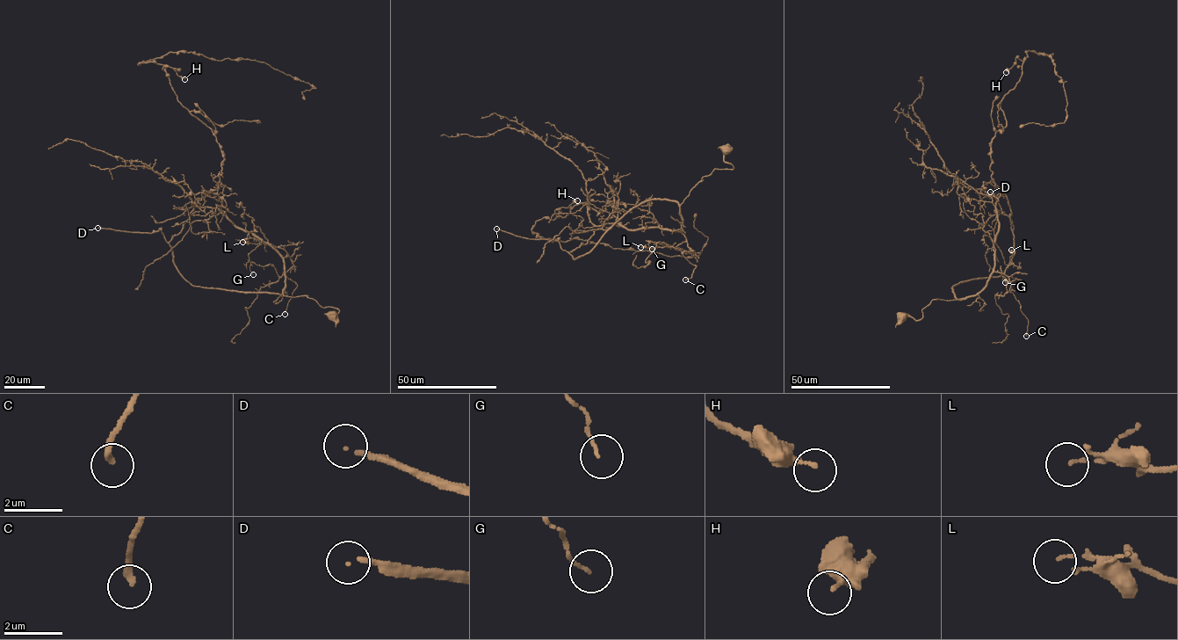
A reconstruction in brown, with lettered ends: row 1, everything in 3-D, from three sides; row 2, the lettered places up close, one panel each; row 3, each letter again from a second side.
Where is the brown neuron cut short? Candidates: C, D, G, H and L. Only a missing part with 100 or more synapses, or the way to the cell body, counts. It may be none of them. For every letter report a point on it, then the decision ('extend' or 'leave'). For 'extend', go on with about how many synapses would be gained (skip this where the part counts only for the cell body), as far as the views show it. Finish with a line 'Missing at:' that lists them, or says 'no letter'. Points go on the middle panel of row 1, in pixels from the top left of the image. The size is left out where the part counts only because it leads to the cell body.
C: at (685, 280); leave
D: at (496, 229); extend; about 180 synapses
G: at (652, 249); leave
H: at (577, 200); leave
L: at (640, 247); leave
Missing at: D

